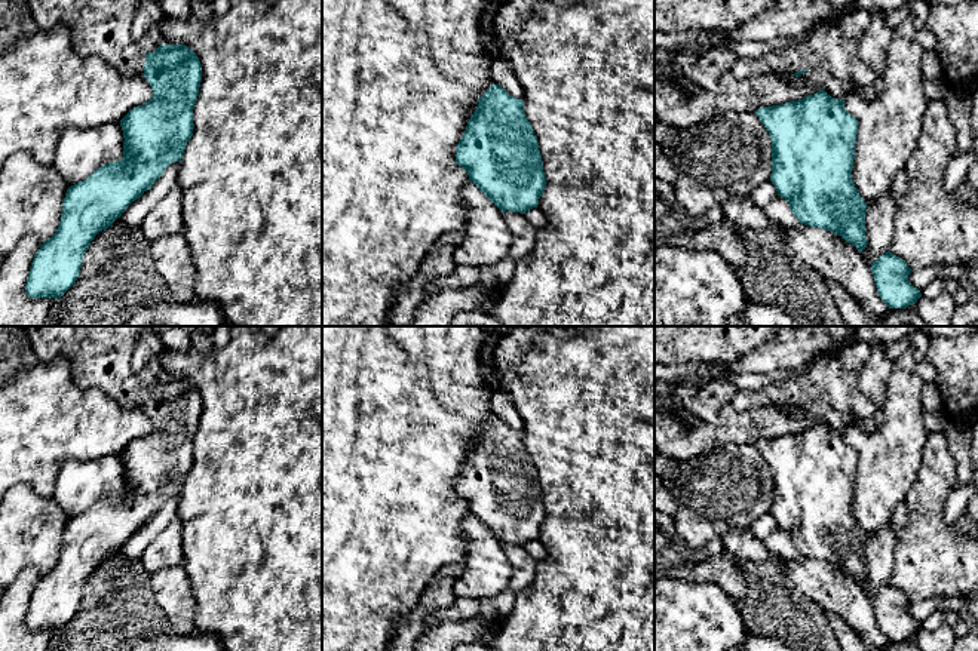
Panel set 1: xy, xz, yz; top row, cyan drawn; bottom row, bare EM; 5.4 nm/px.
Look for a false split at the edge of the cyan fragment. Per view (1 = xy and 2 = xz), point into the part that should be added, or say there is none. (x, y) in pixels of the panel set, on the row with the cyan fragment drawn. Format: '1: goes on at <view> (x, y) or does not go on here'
1: goes on at xy (98, 27)
2: does not go on here

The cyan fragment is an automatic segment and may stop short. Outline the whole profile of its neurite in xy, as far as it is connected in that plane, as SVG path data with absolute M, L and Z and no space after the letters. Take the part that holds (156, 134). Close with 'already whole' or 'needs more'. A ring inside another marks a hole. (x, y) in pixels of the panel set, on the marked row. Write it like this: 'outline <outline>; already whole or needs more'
outline M27 0L36 24L50 30L58 24L70 28L73 49L95 55L122 76L144 76L153 96L132 108L122 120L123 157L96 169L86 179L68 187L56 233L43 242L30 267L25 294L30 298L61 298L77 280L82 260L95 236L108 228L126 208L162 176L172 162L181 162L193 135L193 107L202 82L197 55L184 44L162 44L144 53L132 39L131 27L141 0Z; needs more

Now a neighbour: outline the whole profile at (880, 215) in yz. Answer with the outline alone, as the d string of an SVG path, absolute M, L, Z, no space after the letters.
M886 190L865 212L867 248L861 252L864 261L871 264L890 251L893 237L896 202Z

